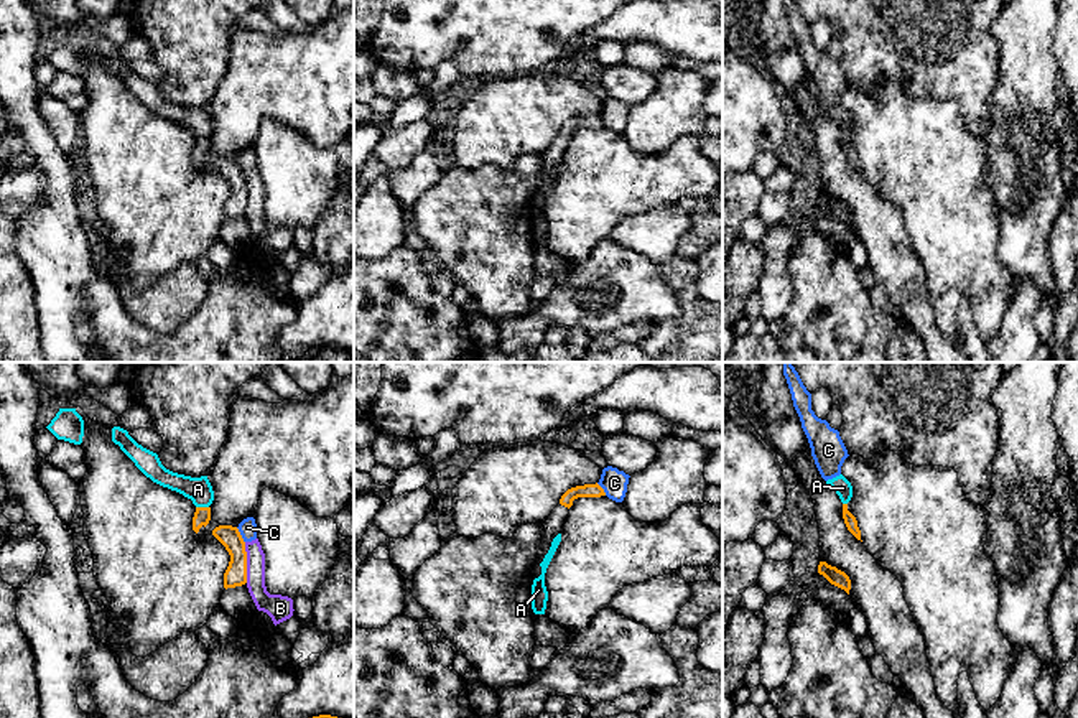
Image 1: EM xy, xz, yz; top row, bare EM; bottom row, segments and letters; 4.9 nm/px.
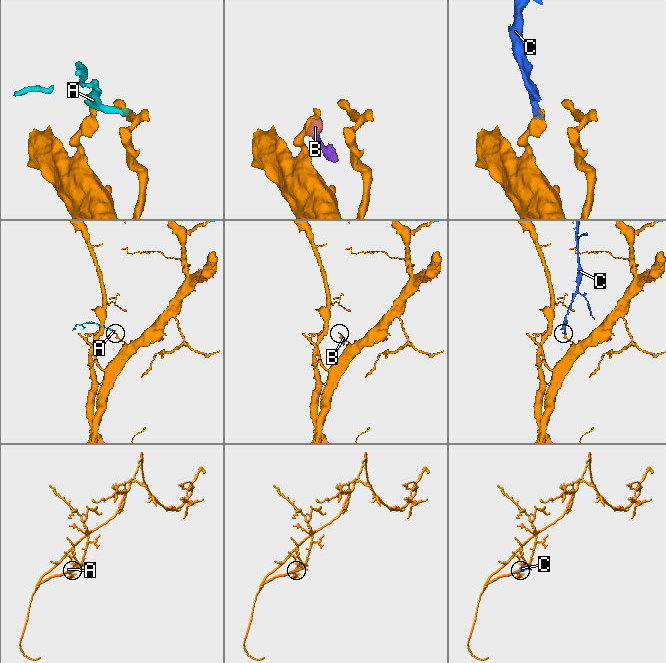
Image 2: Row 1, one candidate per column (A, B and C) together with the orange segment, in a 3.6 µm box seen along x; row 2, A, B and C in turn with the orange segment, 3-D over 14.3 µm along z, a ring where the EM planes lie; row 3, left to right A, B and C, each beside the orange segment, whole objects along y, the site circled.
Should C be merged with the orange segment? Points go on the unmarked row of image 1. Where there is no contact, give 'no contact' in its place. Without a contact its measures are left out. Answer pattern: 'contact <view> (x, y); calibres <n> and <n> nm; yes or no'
contact xy (241, 167); calibres 110 and 90 nm; no

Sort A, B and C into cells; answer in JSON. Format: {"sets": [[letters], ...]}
{"sets": [["A", "B", "C"]]}

